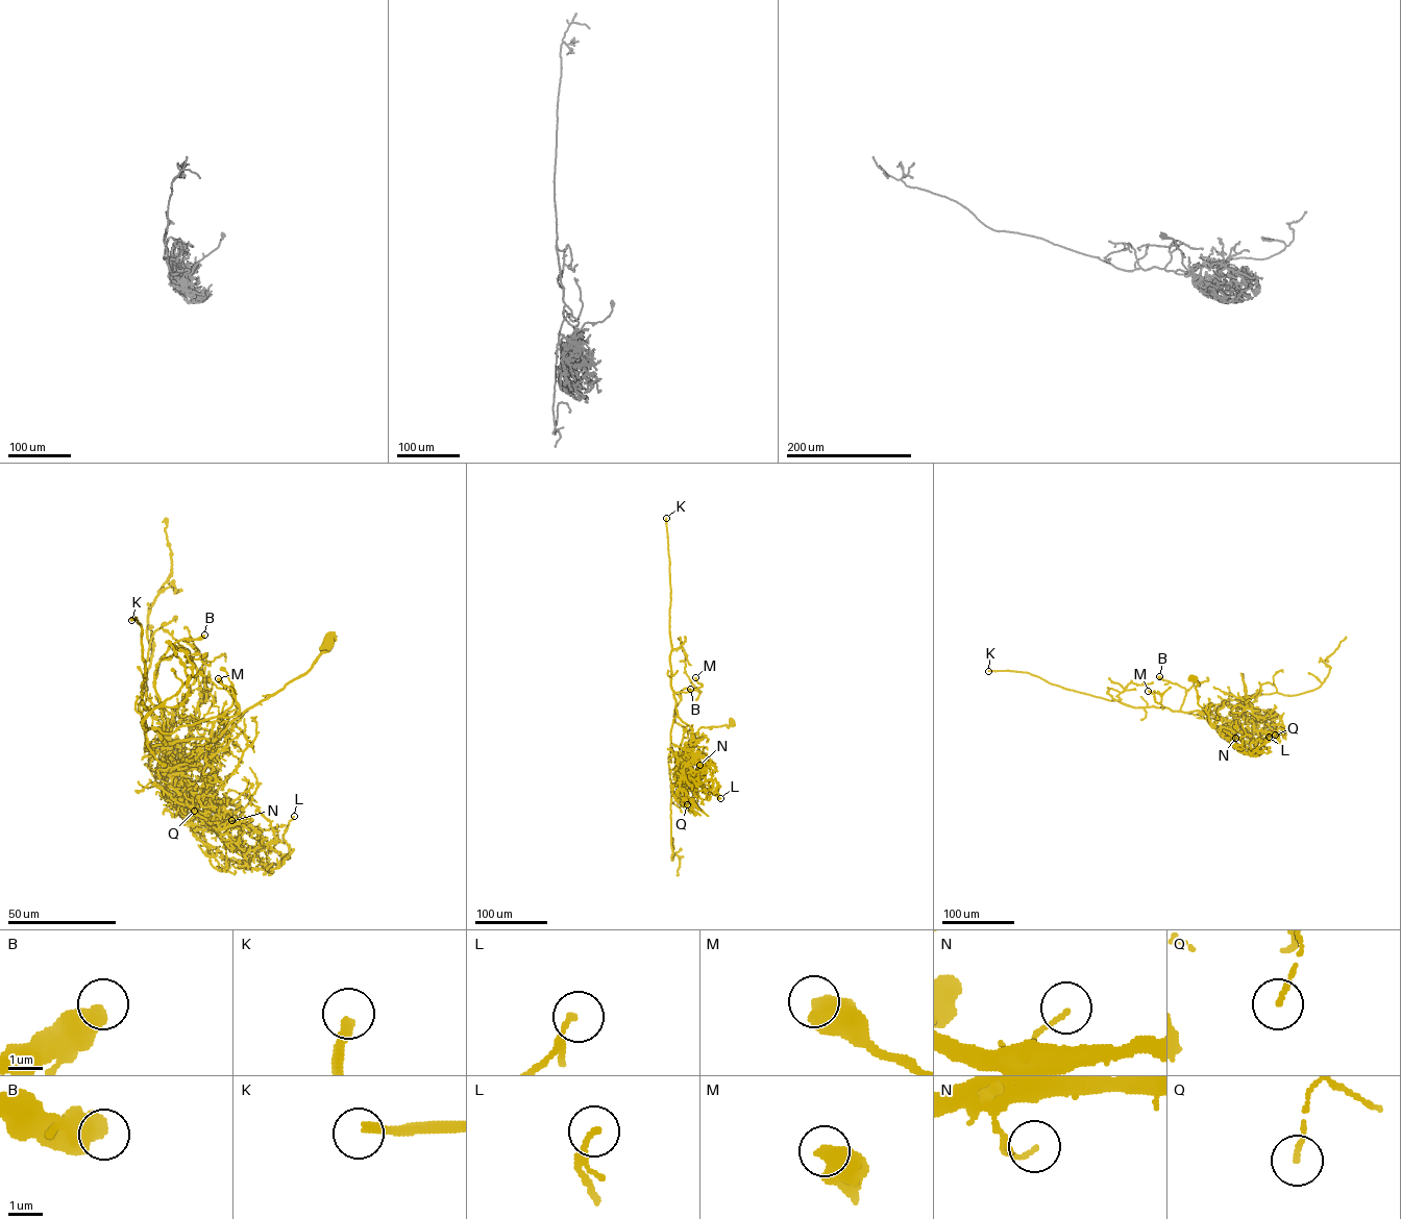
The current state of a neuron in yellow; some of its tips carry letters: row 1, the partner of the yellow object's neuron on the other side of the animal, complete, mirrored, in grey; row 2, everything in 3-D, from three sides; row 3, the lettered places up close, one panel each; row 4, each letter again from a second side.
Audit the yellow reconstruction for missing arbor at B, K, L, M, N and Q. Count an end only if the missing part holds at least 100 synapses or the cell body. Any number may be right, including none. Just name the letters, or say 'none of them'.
K

